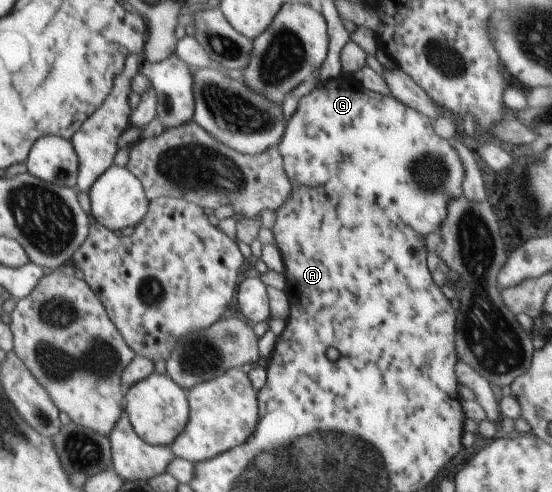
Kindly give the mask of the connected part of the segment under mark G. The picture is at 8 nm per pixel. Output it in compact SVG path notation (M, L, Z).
M343 75L320 82L297 103L298 108L287 122L283 138L277 145L292 186L314 188L322 186L325 180L334 180L334 184L342 186L342 192L362 196L362 200L370 200L370 204L386 206L390 216L396 216L396 220L414 228L422 238L442 228L442 222L448 216L448 202L463 195L464 164L450 140L436 134L434 121L426 114L420 114L391 95L364 88L354 76Z

